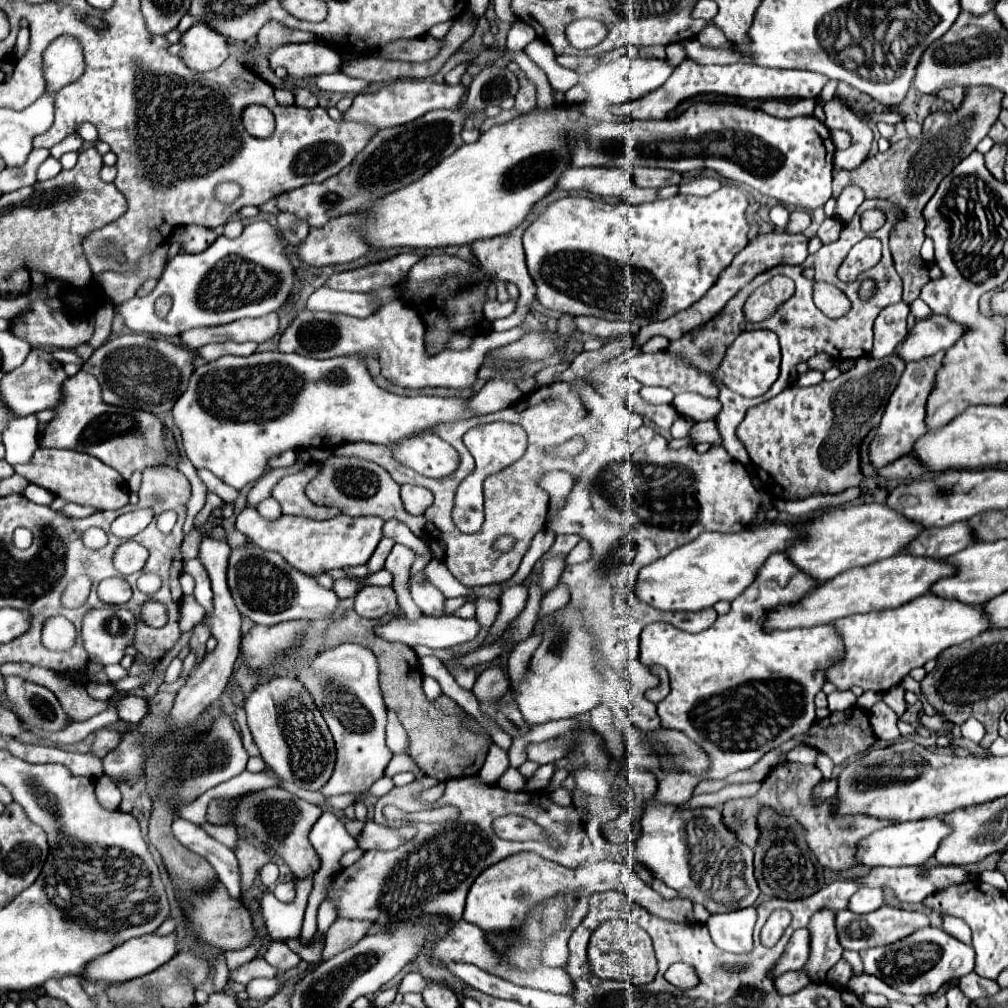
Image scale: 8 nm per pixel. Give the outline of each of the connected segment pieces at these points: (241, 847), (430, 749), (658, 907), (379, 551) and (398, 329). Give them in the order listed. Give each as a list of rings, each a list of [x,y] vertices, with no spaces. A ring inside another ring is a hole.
[[[239,837],[239,839],[237,839],[235,857],[237,857],[237,861],[239,861],[241,891],[243,891],[243,893],[245,893],[247,889],[251,889],[251,885],[253,885],[257,873],[261,871],[261,867],[273,859],[267,851],[255,847],[255,845],[253,845],[249,839],[245,839],[245,837]]]
[[[345,611],[341,619],[329,623],[323,635],[323,649],[331,649],[341,643],[359,643],[375,653],[379,661],[379,683],[385,705],[387,709],[397,713],[401,725],[407,729],[407,735],[411,739],[409,755],[425,775],[437,777],[439,781],[447,781],[449,777],[477,775],[481,765],[485,763],[489,751],[489,739],[483,735],[469,733],[461,727],[461,717],[465,715],[465,711],[447,695],[439,695],[437,699],[427,699],[421,685],[423,673],[419,657],[411,647],[403,643],[385,641],[375,635],[375,625],[393,621],[393,617],[395,617],[393,613],[387,613],[387,617],[369,621],[359,617],[355,611]]]
[[[515,853],[513,857],[507,857],[487,869],[483,869],[483,873],[479,873],[479,877],[473,881],[473,885],[467,893],[467,905],[465,905],[463,919],[481,927],[483,931],[493,931],[493,933],[503,931],[505,933],[505,931],[517,929],[521,925],[521,921],[525,919],[525,913],[547,897],[565,895],[565,893],[581,893],[581,895],[589,897],[591,893],[597,893],[597,891],[621,891],[629,901],[639,903],[639,907],[649,909],[651,915],[663,917],[671,923],[681,923],[681,925],[699,923],[693,917],[691,901],[681,899],[681,897],[677,897],[673,901],[663,899],[659,893],[655,893],[649,885],[645,885],[631,871],[629,863],[599,861],[599,863],[587,863],[587,865],[569,869],[569,867],[563,867],[549,859],[543,859],[537,853]]]
[[[383,537],[383,539],[381,539],[381,543],[379,543],[379,547],[376,548],[366,564],[370,570],[370,574],[374,574],[384,568],[385,559],[387,559],[387,555],[389,555],[391,547],[393,547],[393,539]]]
[[[395,301],[383,305],[377,313],[359,319],[339,313],[311,313],[299,311],[293,323],[285,329],[279,341],[279,351],[283,353],[299,353],[303,357],[313,359],[331,359],[337,355],[353,355],[375,351],[381,361],[381,375],[393,385],[405,389],[423,389],[423,387],[453,387],[467,389],[473,387],[477,379],[477,371],[485,361],[487,349],[503,347],[505,343],[515,343],[525,335],[523,327],[515,327],[503,333],[491,331],[491,335],[473,337],[473,343],[467,349],[449,349],[439,355],[427,357],[423,347],[423,321],[421,317],[407,305]]]

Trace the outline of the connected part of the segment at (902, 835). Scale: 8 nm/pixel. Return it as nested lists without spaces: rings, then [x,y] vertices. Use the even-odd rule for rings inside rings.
[[[923,819],[923,821],[905,821],[893,827],[885,827],[881,831],[875,831],[873,835],[861,839],[857,861],[867,867],[903,867],[903,865],[923,865],[927,859],[935,855],[935,849],[939,847],[939,841],[951,833],[951,827],[939,819]]]

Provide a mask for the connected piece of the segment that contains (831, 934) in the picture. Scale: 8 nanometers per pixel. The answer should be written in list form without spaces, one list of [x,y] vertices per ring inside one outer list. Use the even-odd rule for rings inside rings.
[[[821,909],[815,913],[809,921],[811,931],[811,957],[807,965],[803,967],[811,981],[819,983],[825,981],[827,971],[841,959],[843,947],[839,945],[837,933],[835,933],[835,911],[833,909]]]

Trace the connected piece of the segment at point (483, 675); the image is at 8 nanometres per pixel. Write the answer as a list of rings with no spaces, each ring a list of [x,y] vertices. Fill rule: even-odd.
[[[491,665],[479,673],[473,693],[477,699],[499,699],[509,689],[509,677],[501,665]]]

